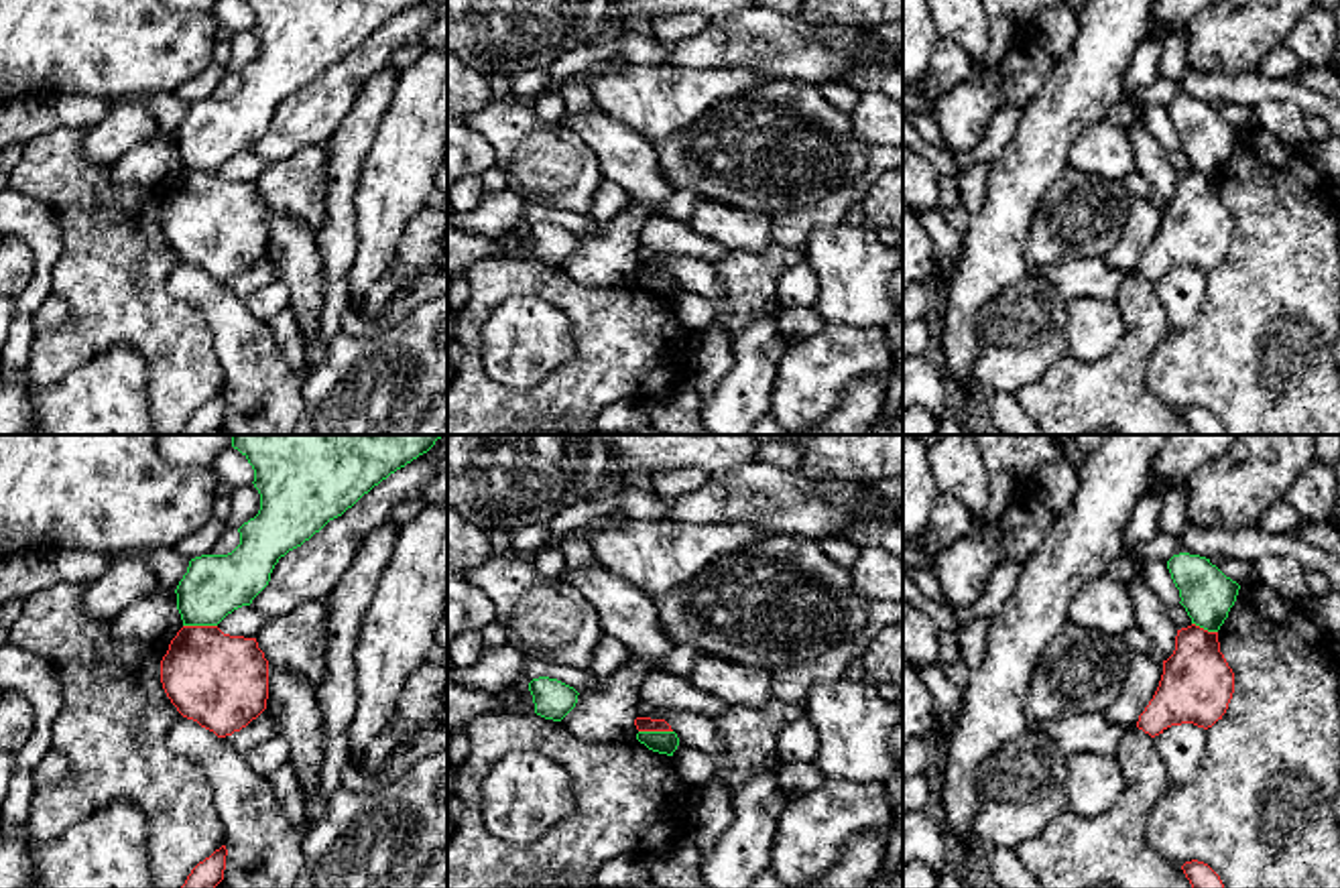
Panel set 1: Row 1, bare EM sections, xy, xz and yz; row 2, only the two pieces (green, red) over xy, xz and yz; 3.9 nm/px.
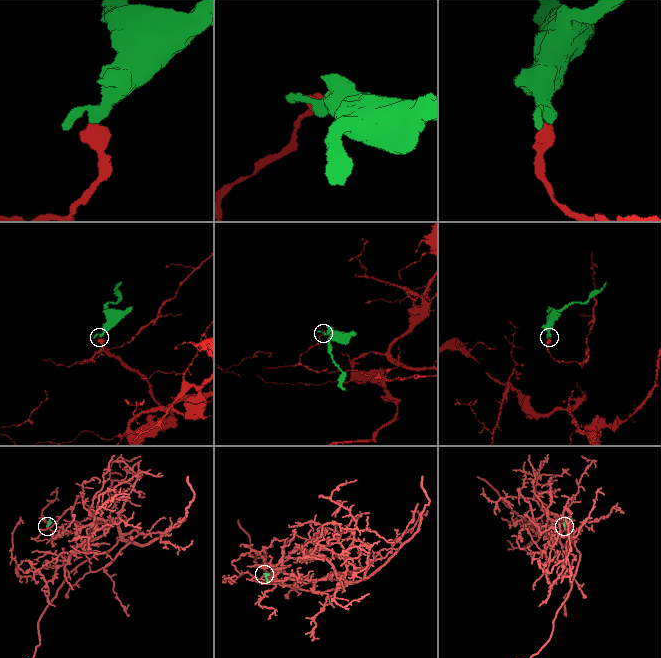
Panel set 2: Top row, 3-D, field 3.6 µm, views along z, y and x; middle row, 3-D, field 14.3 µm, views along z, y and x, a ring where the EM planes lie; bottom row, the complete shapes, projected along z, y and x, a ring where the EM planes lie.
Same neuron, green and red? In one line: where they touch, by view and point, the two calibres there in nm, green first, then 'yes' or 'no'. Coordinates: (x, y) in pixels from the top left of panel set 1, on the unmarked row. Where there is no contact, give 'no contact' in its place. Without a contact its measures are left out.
meets green in xy at (200, 169); 240 nm thick on the green side, 380 nm on the other; no

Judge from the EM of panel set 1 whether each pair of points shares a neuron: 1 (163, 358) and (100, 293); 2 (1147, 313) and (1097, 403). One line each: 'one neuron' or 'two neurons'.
1: one neuron
2: one neuron

